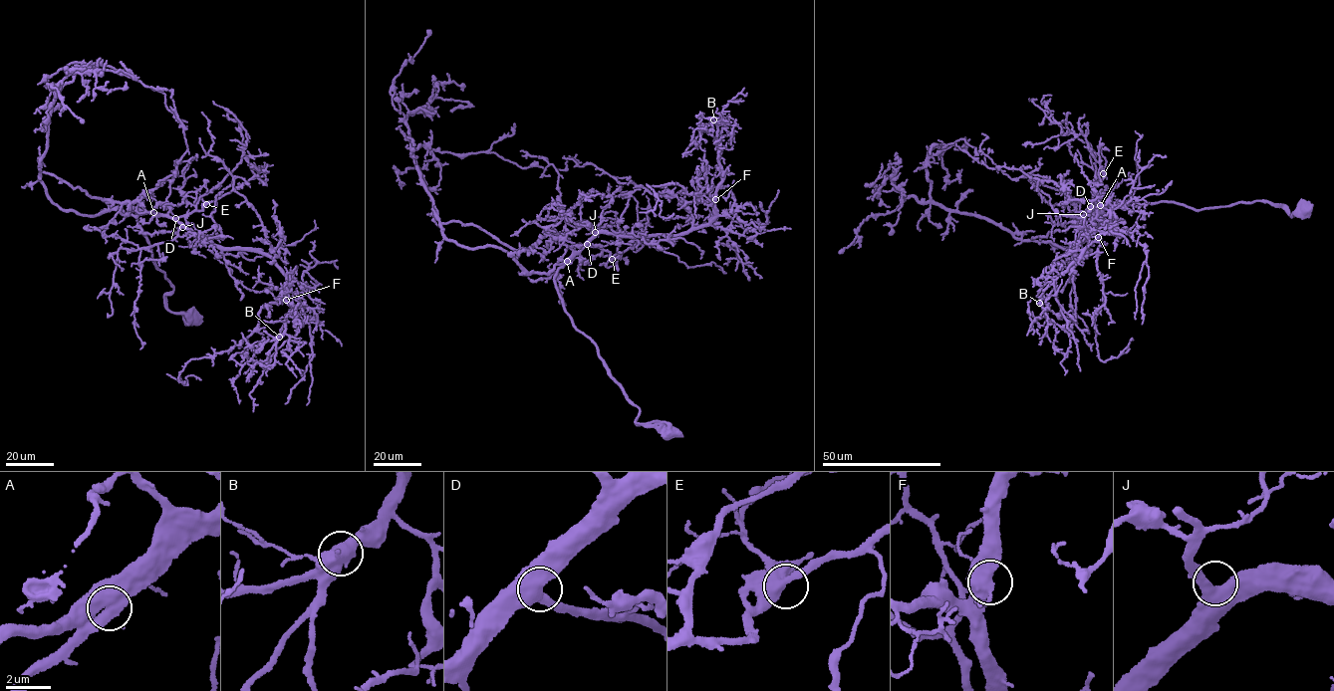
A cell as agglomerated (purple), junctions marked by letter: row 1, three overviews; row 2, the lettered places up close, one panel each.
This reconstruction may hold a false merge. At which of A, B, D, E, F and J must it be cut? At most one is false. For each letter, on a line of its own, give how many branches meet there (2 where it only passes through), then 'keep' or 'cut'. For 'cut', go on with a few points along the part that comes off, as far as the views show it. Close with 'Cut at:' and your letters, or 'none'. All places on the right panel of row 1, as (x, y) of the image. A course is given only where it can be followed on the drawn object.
A: branches 2; keep
B: branches 2; keep
D: branches 2; keep
E: branches 2; keep
F: branches 2; keep
J: branches 2; keep
Cut at: none

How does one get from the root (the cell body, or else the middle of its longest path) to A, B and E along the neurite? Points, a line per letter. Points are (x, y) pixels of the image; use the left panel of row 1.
A: (193, 319), (166, 305), (164, 296), (174, 289), (152, 259), (136, 215), (141, 209), (153, 212)
B: (193, 319), (167, 309), (164, 296), (174, 289), (152, 259), (137, 211), (272, 259), (293, 309), (279, 337)
E: (193, 319), (167, 309), (164, 296), (174, 289), (152, 259), (136, 213), (141, 209), (179, 217), (206, 204)

